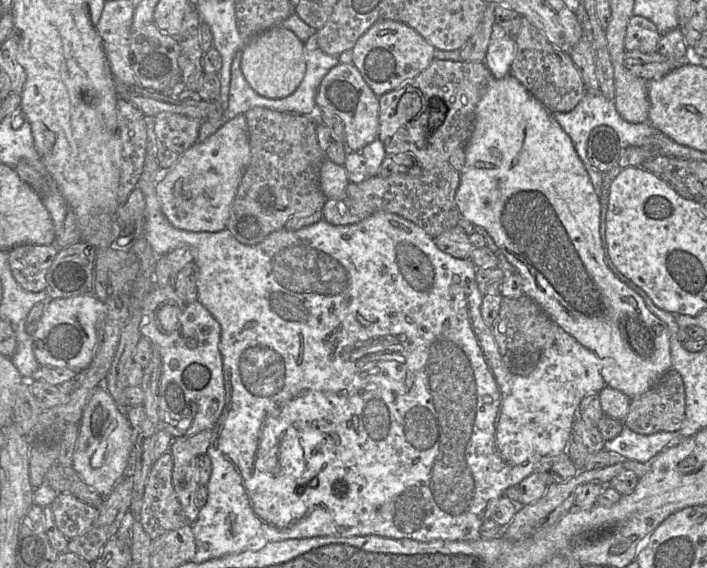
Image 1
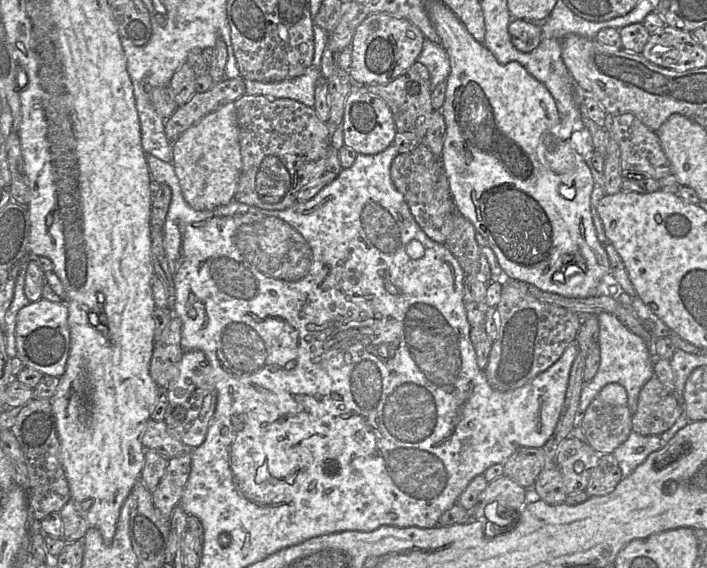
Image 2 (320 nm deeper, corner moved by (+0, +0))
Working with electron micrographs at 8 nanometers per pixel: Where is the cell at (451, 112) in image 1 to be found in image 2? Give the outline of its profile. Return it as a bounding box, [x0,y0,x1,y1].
[365,61,434,140]

